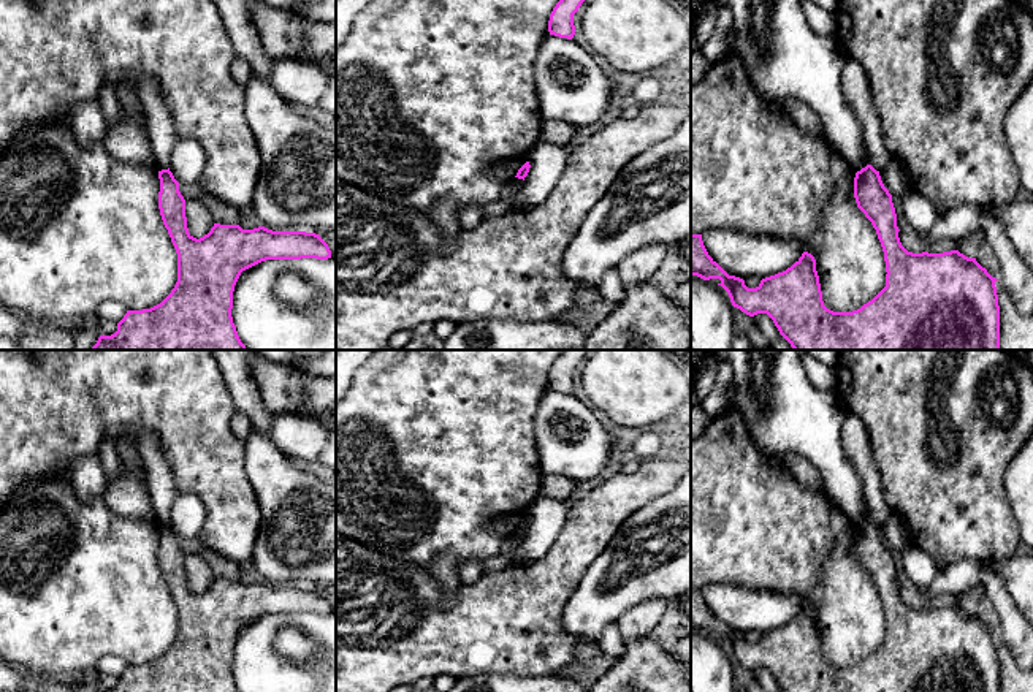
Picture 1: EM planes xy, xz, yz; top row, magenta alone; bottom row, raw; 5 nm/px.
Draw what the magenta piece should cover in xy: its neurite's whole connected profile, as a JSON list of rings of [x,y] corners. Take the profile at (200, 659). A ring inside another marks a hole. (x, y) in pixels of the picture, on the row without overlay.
[[[170,523],[158,526],[158,534],[158,564],[177,608],[177,637],[160,659],[127,665],[117,686],[100,692],[239,692],[231,663],[234,640],[242,625],[266,614],[331,613],[331,605],[320,589],[306,586],[273,586],[265,581],[242,584],[239,580],[214,578],[208,589],[196,594],[187,583],[179,537]]]

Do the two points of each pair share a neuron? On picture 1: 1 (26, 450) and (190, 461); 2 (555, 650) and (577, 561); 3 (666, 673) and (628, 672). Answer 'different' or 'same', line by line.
1: same
2: same
3: same

